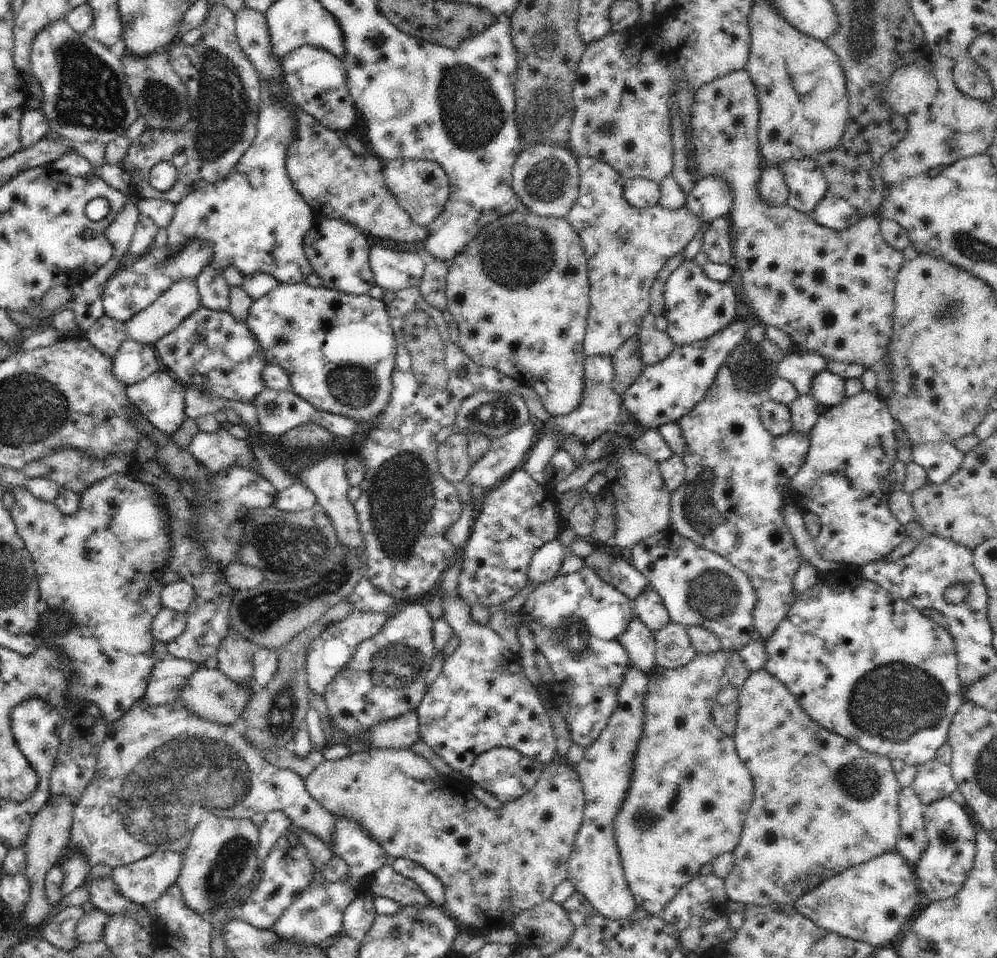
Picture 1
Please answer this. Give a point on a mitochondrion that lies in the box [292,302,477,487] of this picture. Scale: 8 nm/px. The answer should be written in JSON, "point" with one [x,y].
{"point":[353,385]}

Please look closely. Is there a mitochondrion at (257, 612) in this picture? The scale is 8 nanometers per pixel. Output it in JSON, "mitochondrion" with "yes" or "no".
{"mitochondrion":"yes"}

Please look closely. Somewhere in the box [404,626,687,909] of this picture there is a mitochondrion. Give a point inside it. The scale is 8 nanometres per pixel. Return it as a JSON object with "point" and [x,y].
{"point":[647,820]}

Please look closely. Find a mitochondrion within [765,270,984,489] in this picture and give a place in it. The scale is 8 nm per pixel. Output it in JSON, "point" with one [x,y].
{"point":[951,312]}

